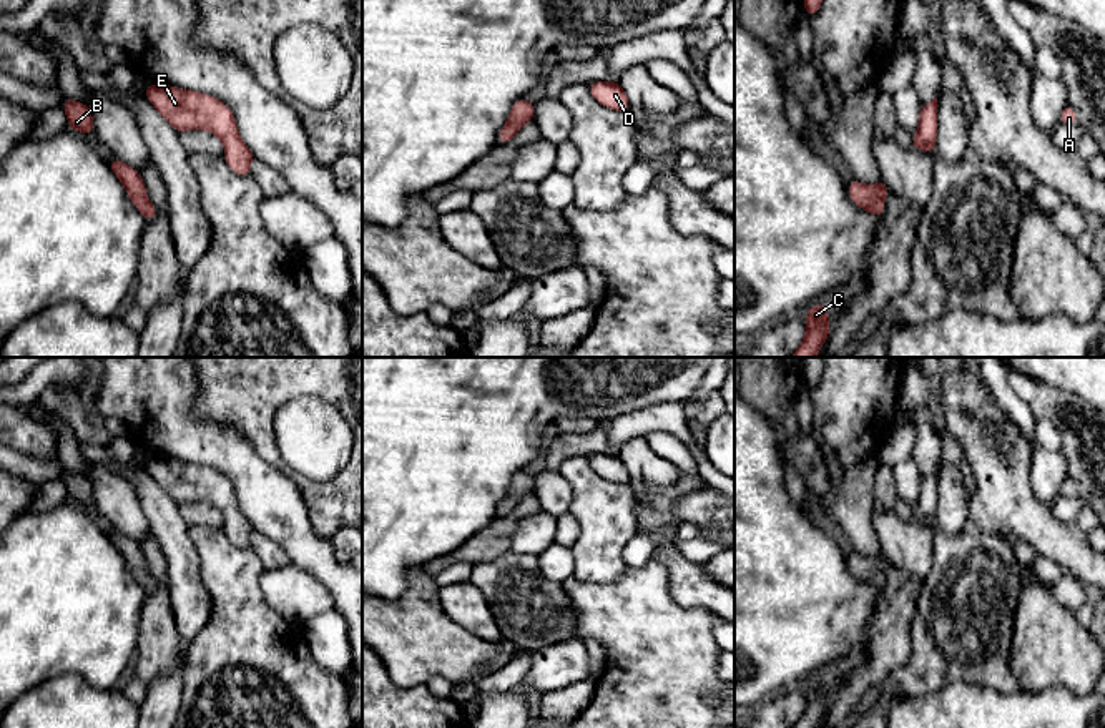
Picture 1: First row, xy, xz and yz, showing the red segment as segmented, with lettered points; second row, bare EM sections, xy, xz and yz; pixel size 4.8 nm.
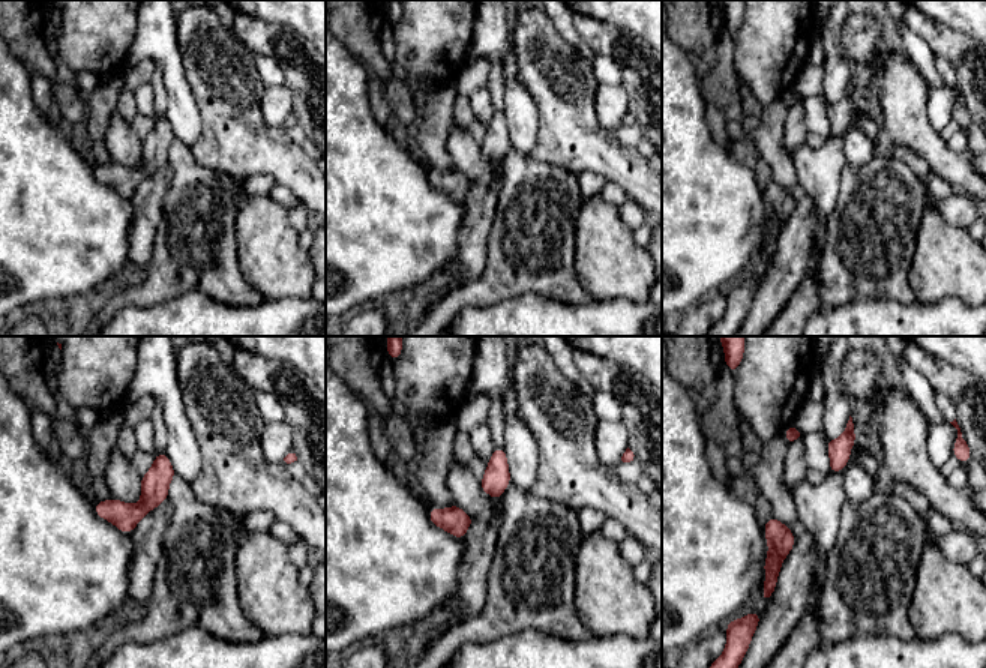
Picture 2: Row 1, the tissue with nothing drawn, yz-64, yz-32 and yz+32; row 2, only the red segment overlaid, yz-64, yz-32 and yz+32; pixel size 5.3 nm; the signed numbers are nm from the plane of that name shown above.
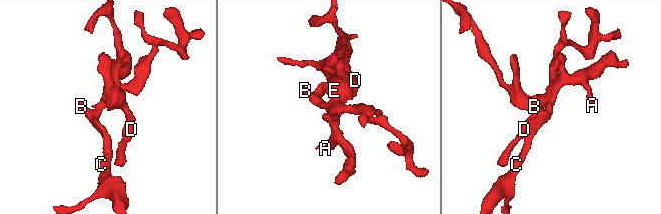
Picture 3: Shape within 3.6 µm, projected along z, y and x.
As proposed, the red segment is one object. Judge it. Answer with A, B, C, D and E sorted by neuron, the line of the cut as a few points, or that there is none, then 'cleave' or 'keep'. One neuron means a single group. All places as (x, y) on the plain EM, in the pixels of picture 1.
A B C D E; no cut; keep

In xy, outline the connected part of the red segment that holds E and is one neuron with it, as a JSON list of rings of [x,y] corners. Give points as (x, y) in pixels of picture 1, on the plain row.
[[[150,455],[148,474],[178,504],[208,502],[224,517],[229,542],[239,548],[251,547],[253,524],[244,517],[236,500],[236,490],[221,472],[191,462]]]

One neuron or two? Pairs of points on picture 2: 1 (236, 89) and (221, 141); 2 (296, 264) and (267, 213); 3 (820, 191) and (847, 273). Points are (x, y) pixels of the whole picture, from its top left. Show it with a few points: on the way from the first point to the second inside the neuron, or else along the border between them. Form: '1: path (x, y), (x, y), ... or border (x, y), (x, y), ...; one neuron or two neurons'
1: path (231, 102), (231, 128); one neuron
2: path (284, 252), (267, 236), (267, 225); one neuron
3: border (841, 183), (821, 251); two neurons

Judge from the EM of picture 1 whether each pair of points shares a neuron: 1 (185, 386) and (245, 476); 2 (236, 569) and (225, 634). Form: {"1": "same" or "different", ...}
{"1": "same", "2": "same"}

